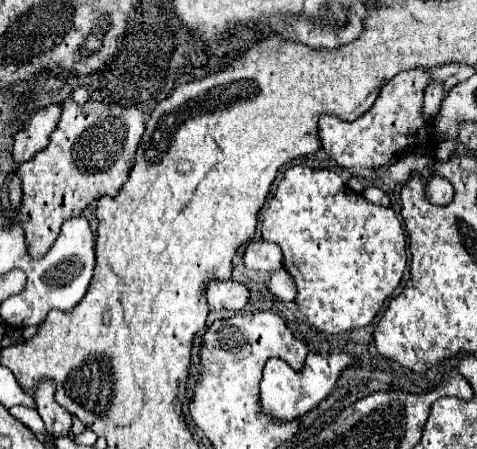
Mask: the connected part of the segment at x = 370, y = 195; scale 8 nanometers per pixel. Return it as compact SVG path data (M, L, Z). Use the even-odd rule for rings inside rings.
M368 186L368 188L362 192L362 196L364 196L368 202L372 202L372 204L378 204L378 206L384 206L384 208L390 206L390 200L388 200L388 196L384 194L384 190L380 190L380 188L376 188L376 186Z

